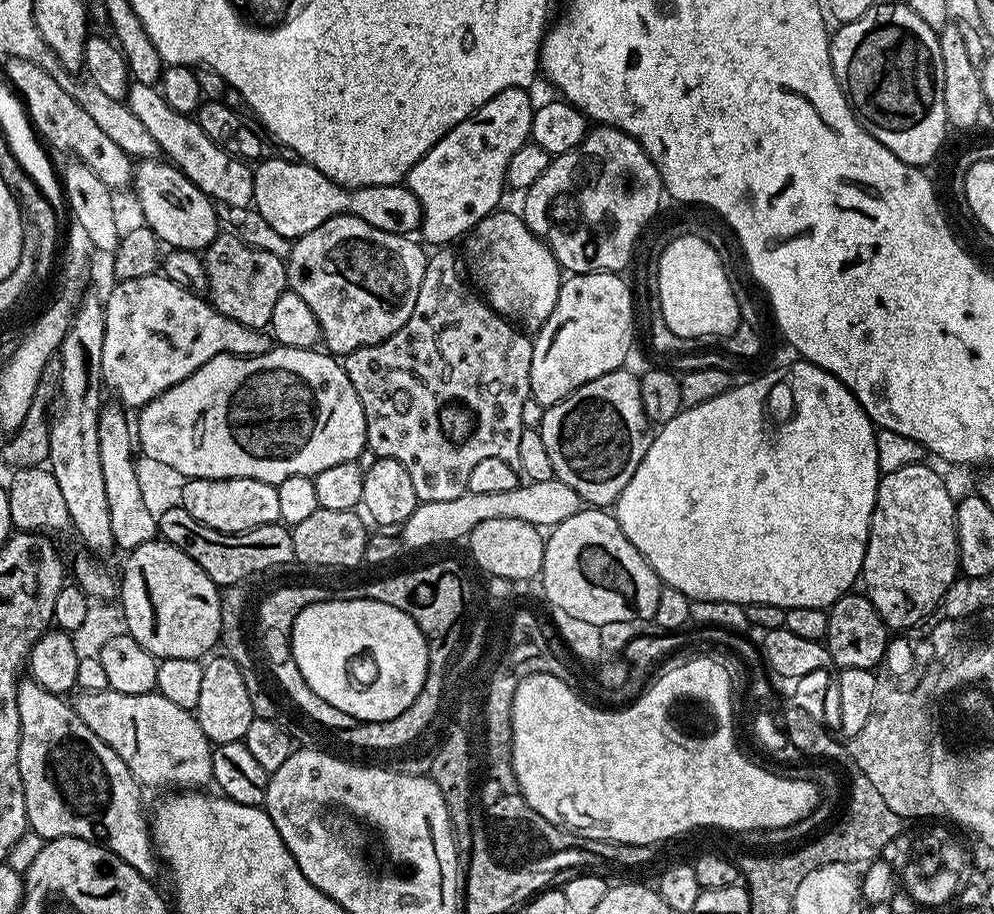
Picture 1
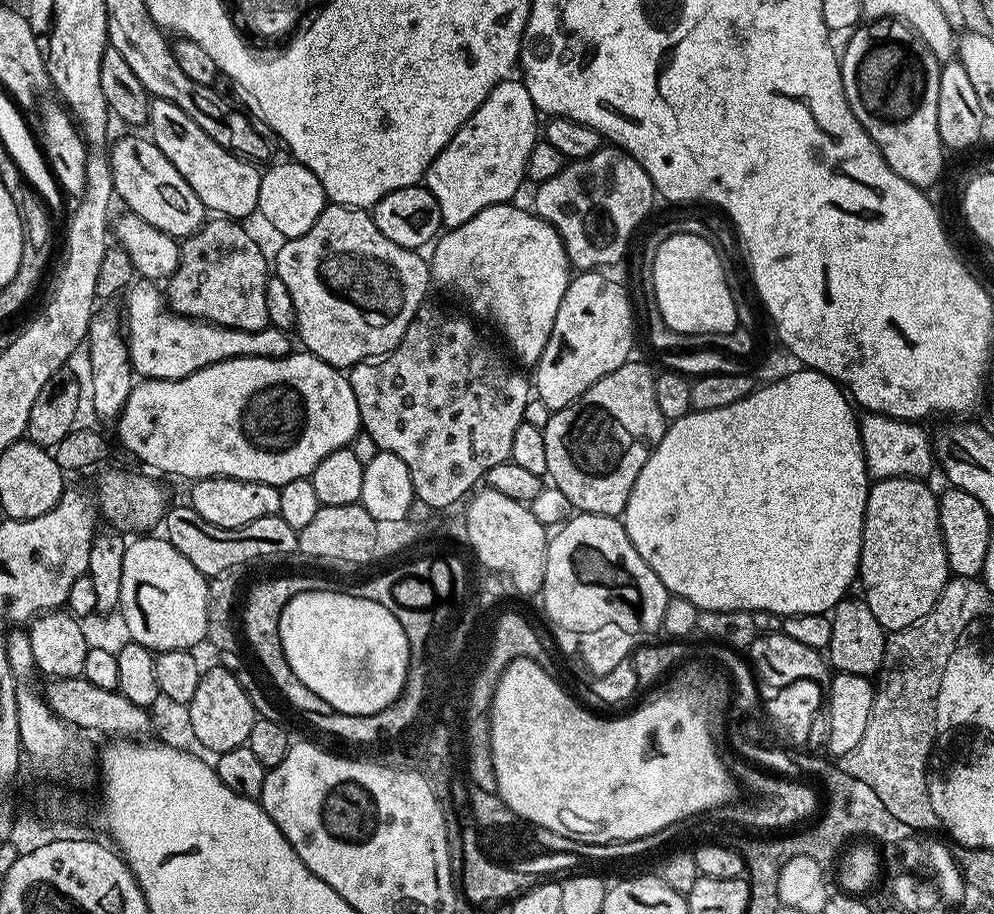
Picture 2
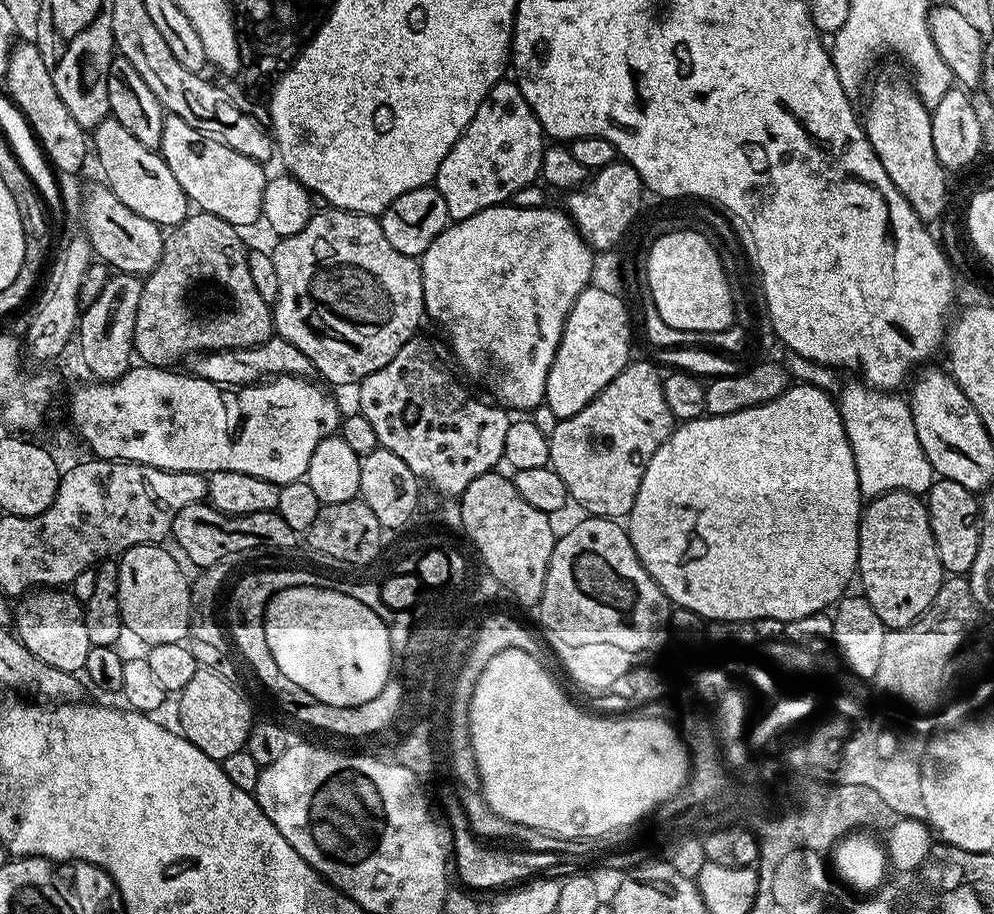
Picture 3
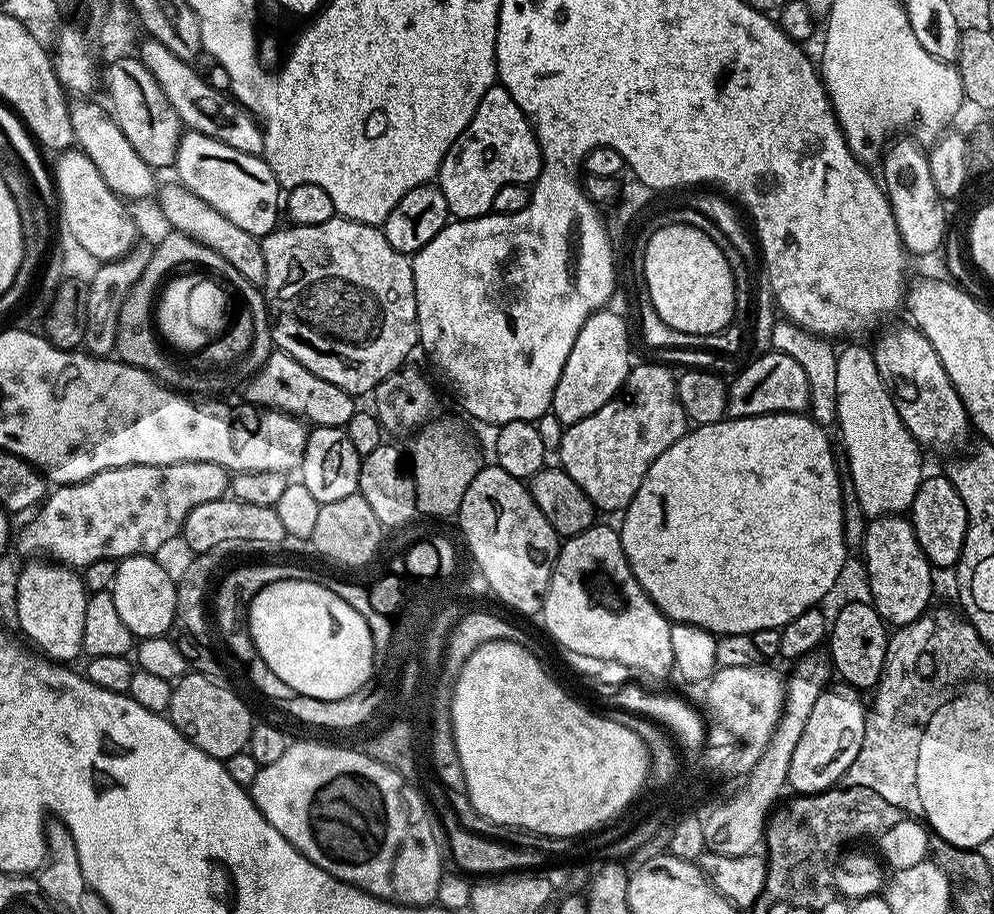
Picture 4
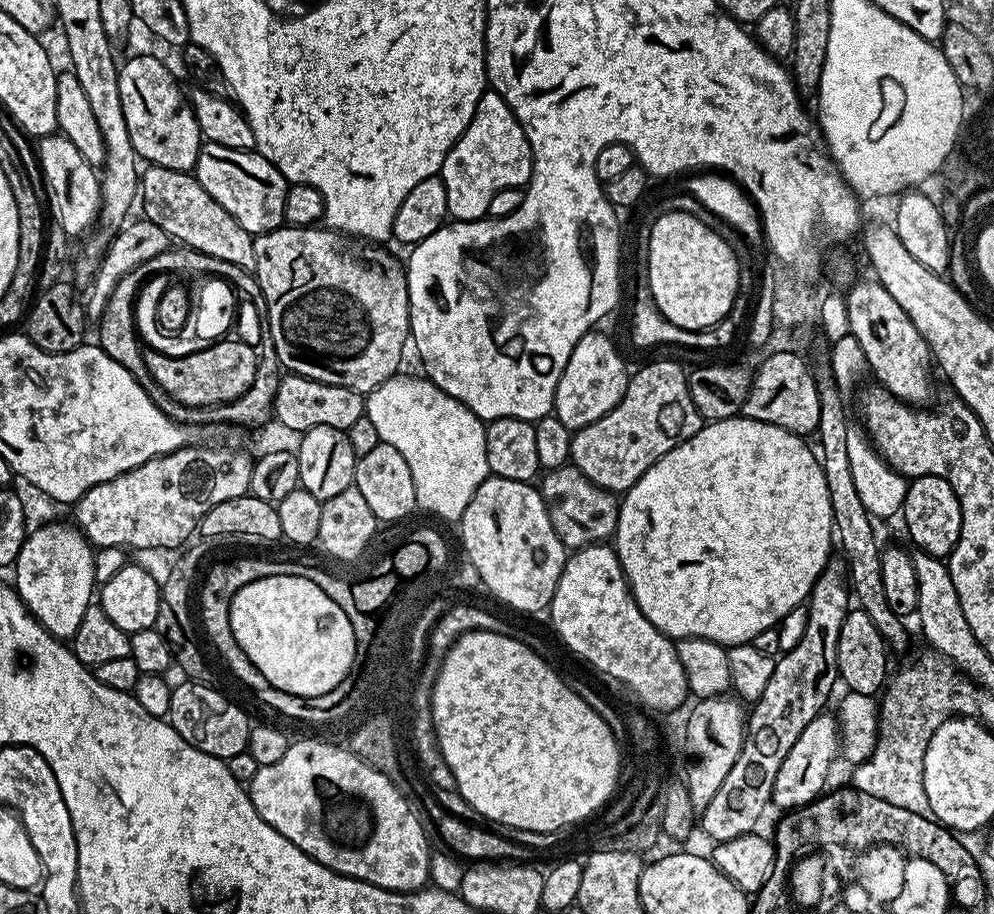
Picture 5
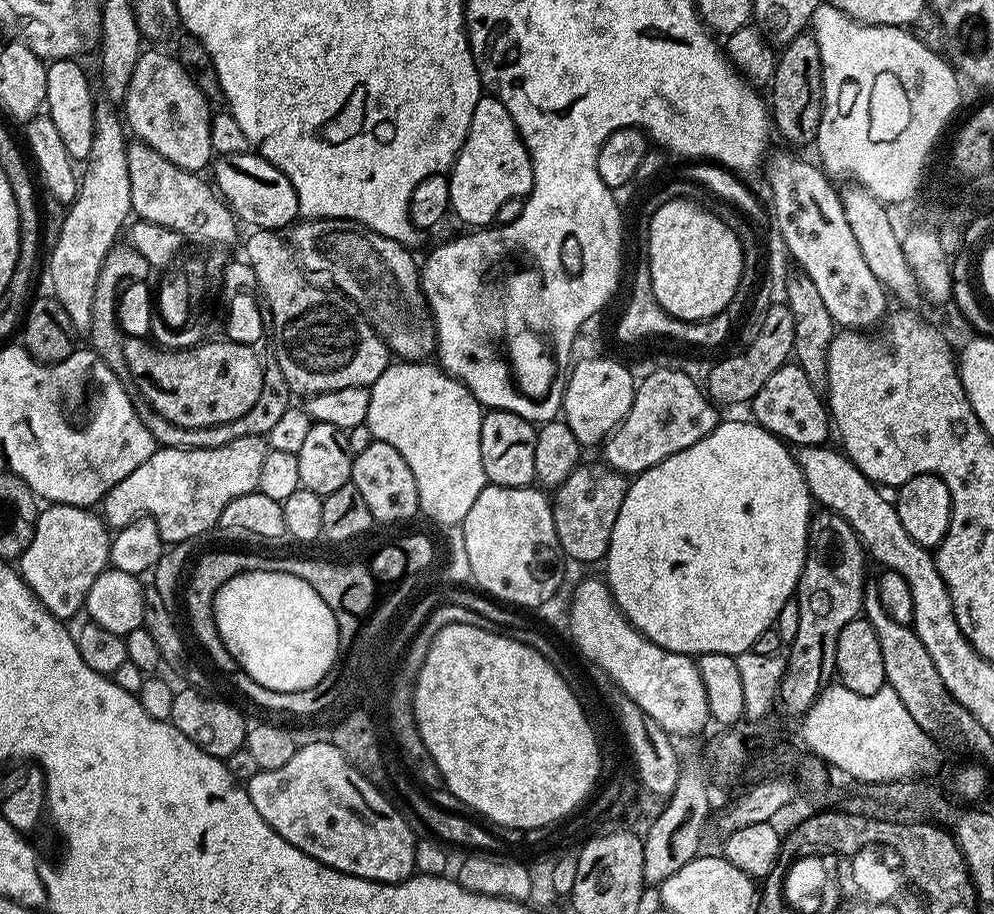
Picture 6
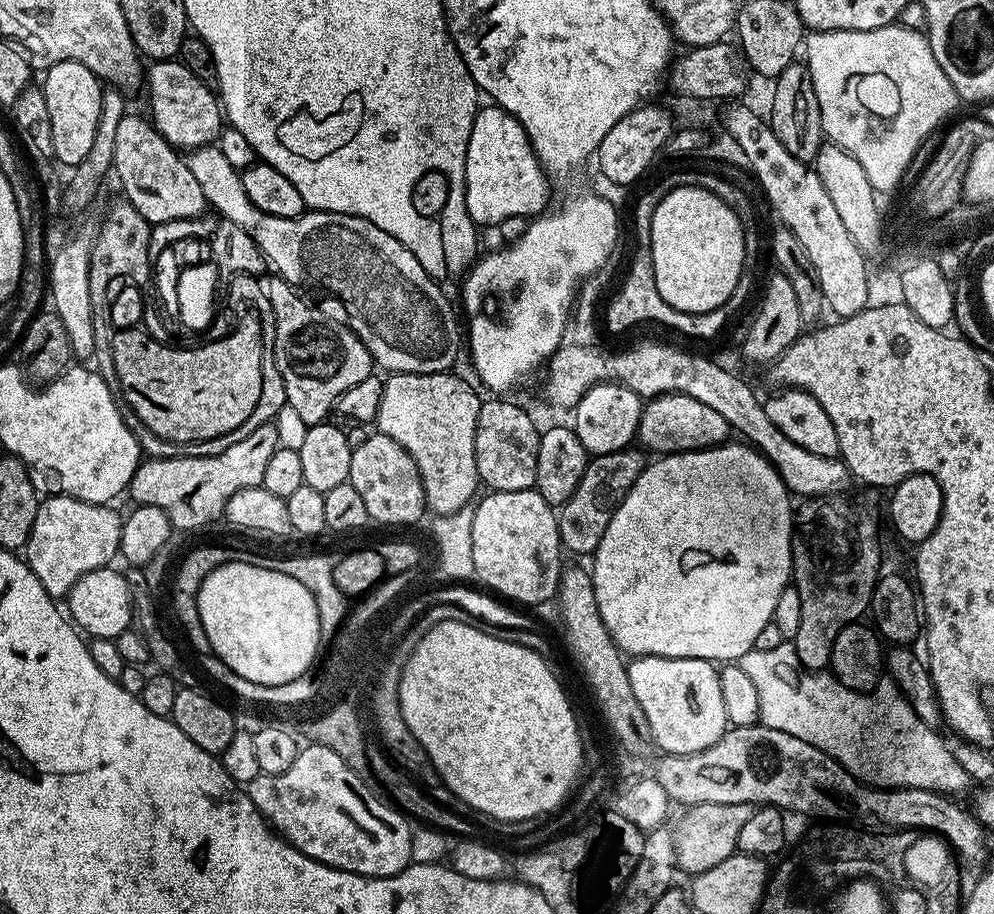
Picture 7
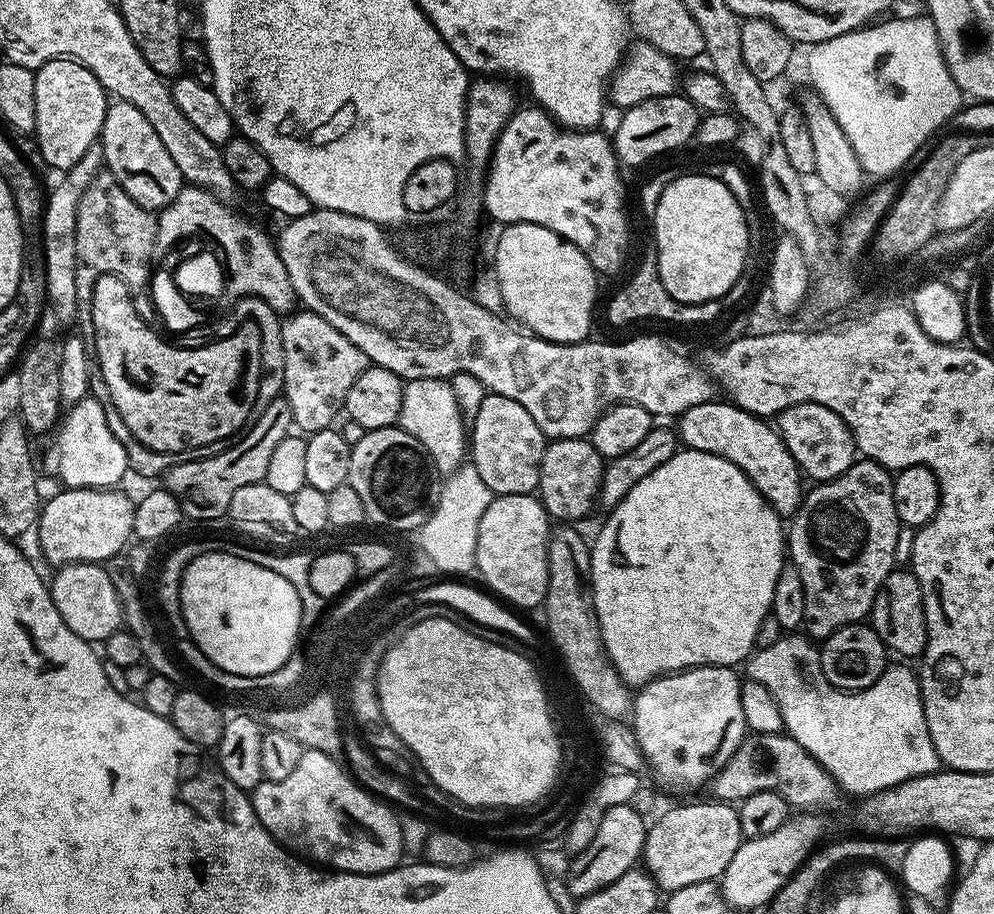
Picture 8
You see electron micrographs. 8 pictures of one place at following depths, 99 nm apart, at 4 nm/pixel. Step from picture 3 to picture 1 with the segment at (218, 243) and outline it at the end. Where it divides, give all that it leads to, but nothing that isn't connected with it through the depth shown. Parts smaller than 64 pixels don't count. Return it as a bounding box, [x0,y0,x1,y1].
[202,231,288,329]

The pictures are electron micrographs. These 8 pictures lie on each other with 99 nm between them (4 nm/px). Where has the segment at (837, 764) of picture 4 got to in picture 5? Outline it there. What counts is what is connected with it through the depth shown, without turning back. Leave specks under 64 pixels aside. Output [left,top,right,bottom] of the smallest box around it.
[772,714,841,810]

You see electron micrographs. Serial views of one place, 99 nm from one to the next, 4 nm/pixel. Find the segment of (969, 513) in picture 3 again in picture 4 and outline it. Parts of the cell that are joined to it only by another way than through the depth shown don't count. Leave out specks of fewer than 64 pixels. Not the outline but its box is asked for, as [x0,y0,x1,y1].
[910,474,968,569]

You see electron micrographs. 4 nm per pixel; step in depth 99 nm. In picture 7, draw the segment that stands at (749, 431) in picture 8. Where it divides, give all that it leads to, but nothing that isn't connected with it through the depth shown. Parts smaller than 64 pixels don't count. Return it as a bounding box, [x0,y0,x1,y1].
[636,392,730,454]

